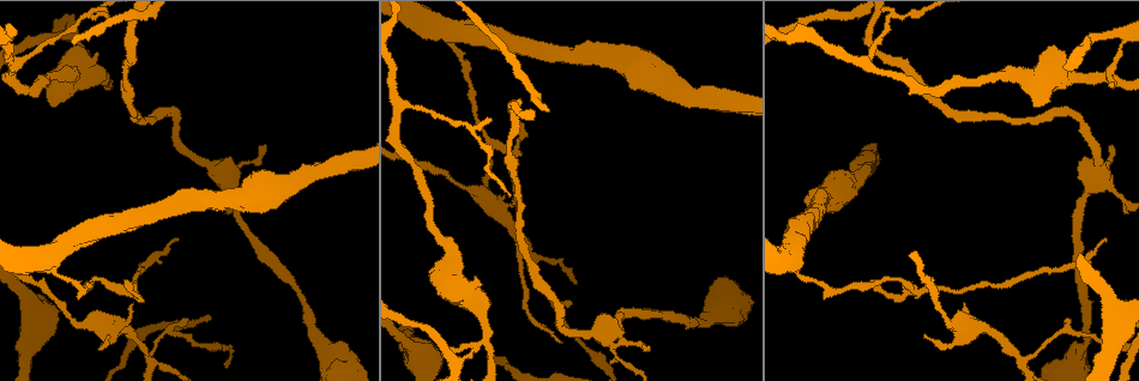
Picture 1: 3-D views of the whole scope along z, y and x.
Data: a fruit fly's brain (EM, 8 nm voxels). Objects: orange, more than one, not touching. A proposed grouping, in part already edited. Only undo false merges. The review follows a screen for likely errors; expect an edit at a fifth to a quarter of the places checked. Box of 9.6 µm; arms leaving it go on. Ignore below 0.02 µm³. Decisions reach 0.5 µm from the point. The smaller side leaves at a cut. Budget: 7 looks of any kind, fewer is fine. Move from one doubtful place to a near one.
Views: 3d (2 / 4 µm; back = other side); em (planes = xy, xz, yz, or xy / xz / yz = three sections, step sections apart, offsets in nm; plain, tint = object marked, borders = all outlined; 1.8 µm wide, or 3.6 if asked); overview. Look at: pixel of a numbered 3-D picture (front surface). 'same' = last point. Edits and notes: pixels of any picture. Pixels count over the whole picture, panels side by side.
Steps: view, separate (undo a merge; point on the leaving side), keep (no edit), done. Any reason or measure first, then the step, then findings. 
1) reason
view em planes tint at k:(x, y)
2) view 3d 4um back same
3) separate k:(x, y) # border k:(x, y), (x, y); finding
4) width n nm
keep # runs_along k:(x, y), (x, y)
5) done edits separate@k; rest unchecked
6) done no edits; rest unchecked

arms part here
view em xz step 8 tint at 1:(108, 333)

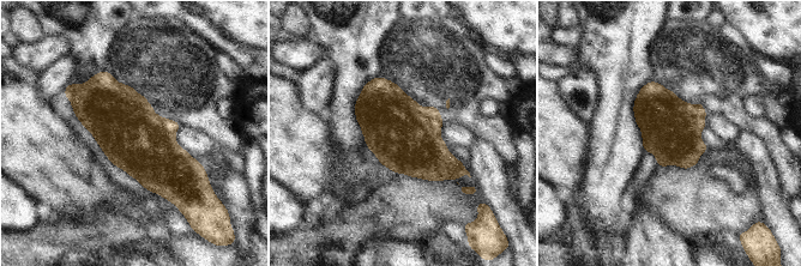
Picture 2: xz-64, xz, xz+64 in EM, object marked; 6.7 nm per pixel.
view em planes tint same

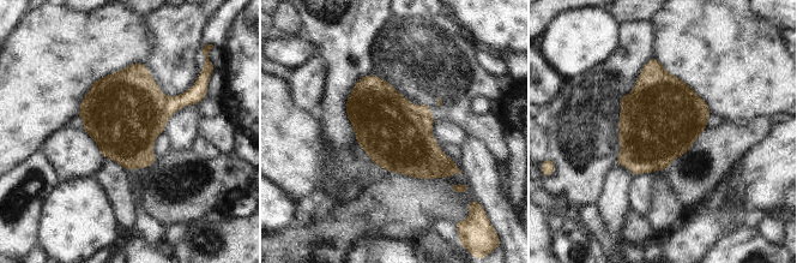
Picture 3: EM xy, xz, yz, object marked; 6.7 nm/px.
keep # all the same cell

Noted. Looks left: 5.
a fork
view em planes tint at 1:(125, 292)

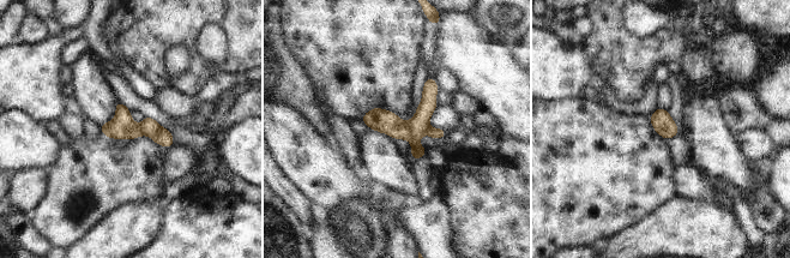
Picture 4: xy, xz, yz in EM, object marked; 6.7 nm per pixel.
width 150 nm
separate 4:(418, 124) # two cells meet here

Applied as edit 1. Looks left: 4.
see it whole again
view overview

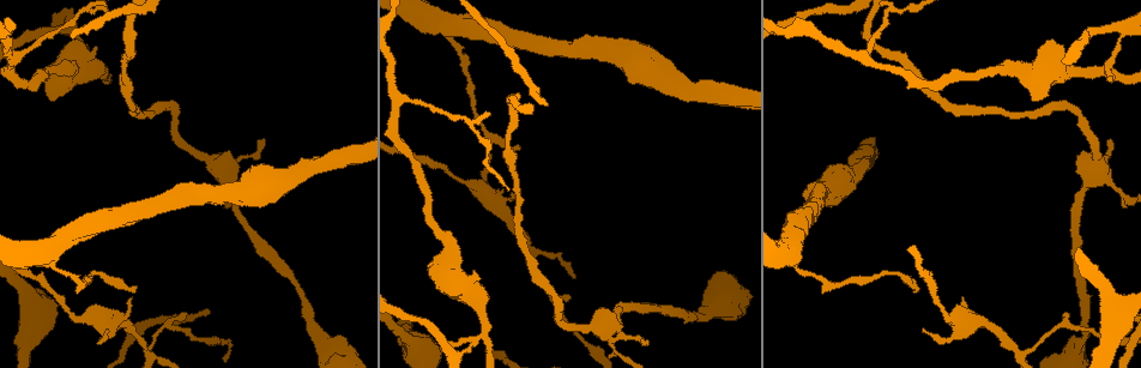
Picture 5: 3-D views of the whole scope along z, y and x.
calibre changes
view 3d 4um at 5:(1092, 179)

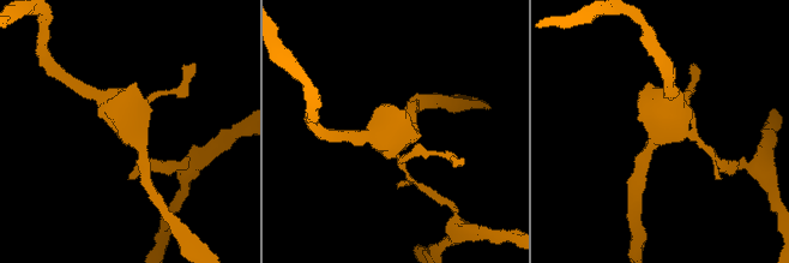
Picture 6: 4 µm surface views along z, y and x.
view em xz step 8 tint at 6:(129, 130)

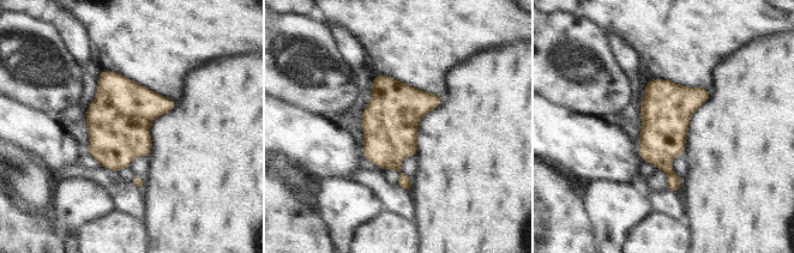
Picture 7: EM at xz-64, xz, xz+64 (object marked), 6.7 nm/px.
width 340 nm
separate 7:(673, 181) # border 7:(673, 172), (667, 174); two cells meet here

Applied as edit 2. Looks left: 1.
done edits separate@4, separate@7; rest unchecked

